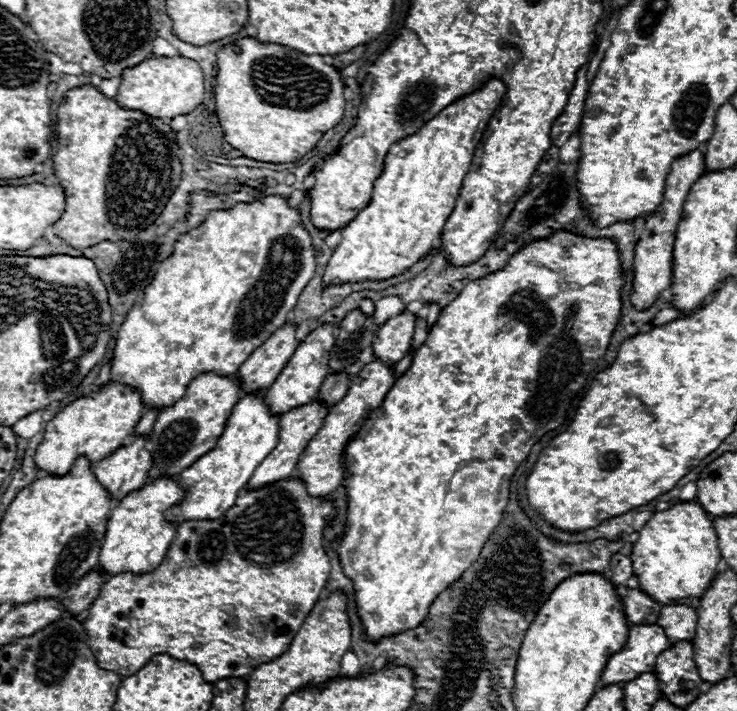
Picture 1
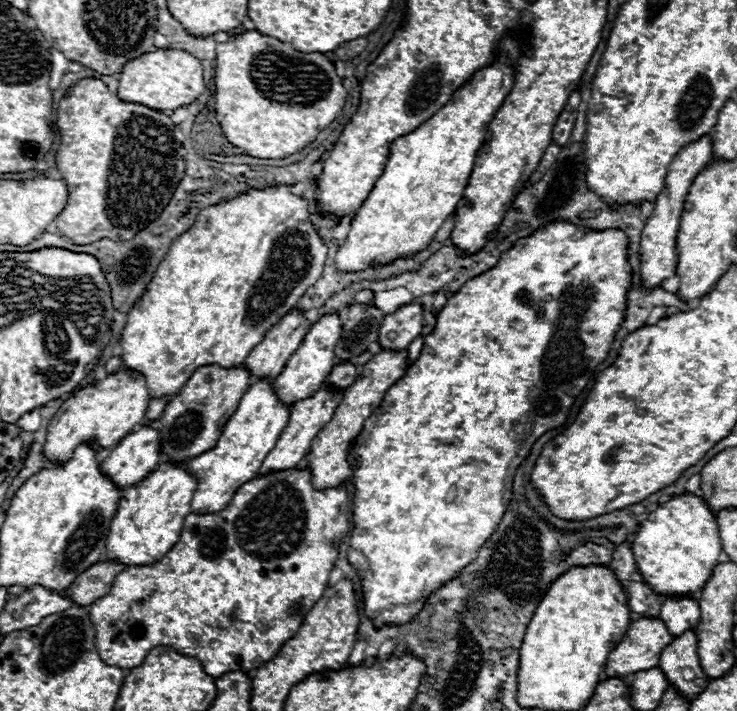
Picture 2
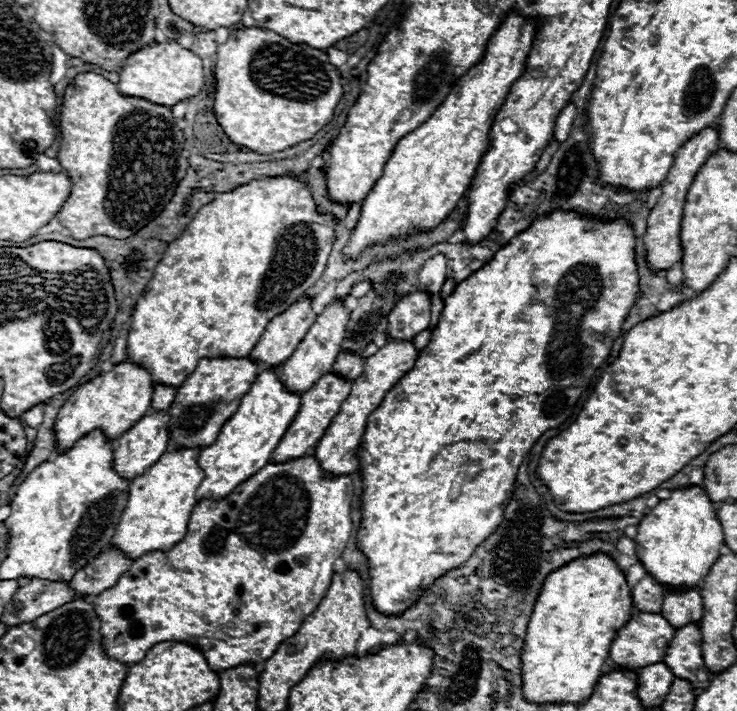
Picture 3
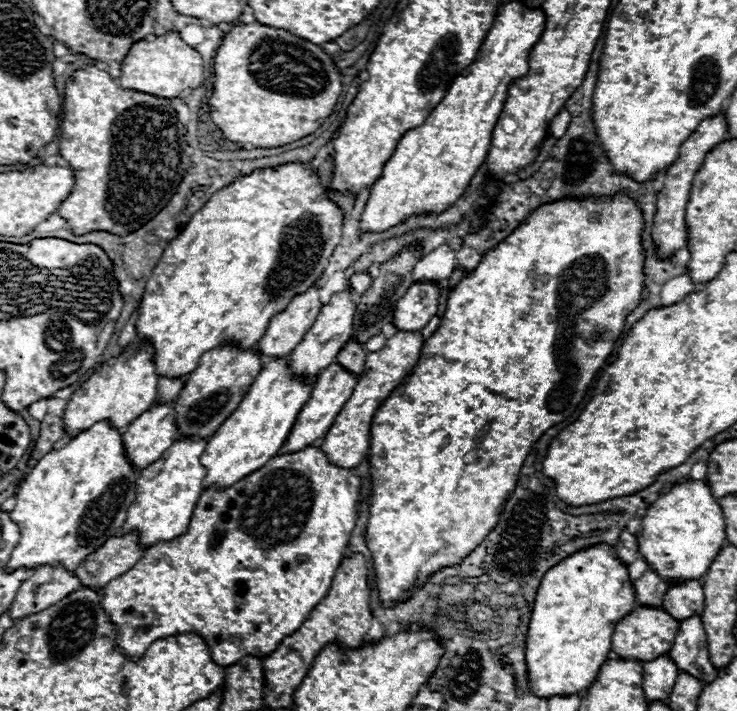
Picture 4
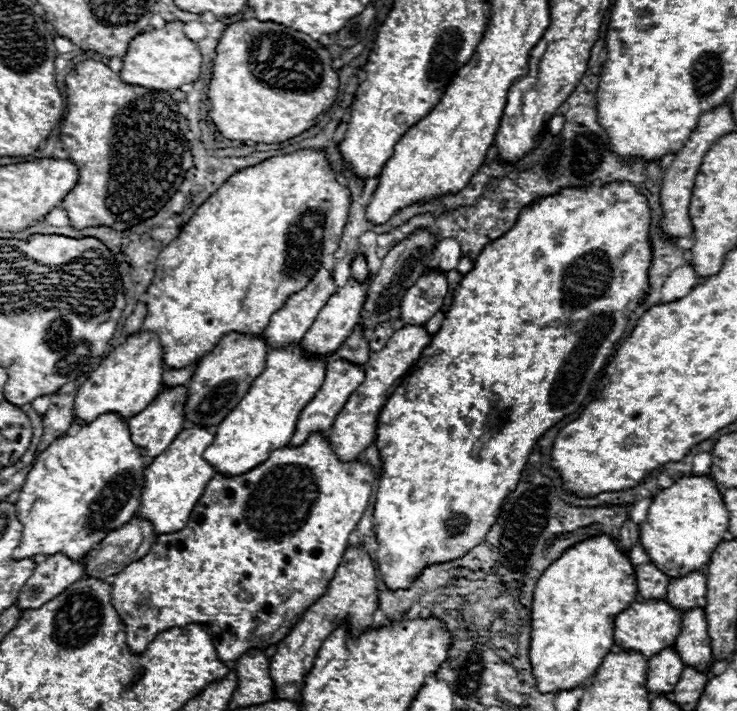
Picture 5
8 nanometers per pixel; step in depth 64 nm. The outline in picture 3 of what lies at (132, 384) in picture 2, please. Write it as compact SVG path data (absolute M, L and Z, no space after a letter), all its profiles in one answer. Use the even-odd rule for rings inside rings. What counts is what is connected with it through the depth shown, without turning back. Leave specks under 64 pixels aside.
M122 362L110 372L94 378L92 382L78 386L76 392L62 404L54 420L54 436L58 450L70 450L80 440L80 436L86 436L96 428L100 428L110 440L120 438L120 434L130 430L150 410L152 394L154 386L148 370L130 362Z

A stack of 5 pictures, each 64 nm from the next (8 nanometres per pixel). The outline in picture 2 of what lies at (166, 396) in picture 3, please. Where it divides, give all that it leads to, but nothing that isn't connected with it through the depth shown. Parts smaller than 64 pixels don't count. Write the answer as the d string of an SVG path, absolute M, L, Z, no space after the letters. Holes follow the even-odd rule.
M160 398L160 400L150 400L148 402L148 410L146 410L146 414L144 414L144 422L156 422L160 416L162 416L162 412L164 412L164 406L166 406L166 402L168 402L168 398Z

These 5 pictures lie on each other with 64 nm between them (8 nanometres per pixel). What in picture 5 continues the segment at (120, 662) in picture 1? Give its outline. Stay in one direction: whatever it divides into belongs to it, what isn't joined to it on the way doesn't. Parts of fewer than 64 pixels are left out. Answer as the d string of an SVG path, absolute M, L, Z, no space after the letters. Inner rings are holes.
M312 434L312 438L308 442L304 442L304 446L298 446L298 448L284 446L284 450L276 450L276 454L272 454L272 458L268 458L268 462L264 462L264 466L256 466L256 470L250 470L248 474L242 474L240 478L216 478L214 476L212 482L208 482L208 486L204 490L204 498L200 498L200 502L196 502L196 510L192 510L192 518L188 520L188 526L184 530L180 530L180 534L170 534L168 538L158 538L144 558L140 558L138 562L130 564L128 568L124 568L122 572L118 572L116 576L110 578L110 582L112 582L110 602L116 608L120 620L126 624L126 646L132 652L140 654L148 648L148 644L156 638L156 634L160 634L164 630L178 628L178 626L182 628L186 624L208 624L212 630L212 642L214 642L218 658L222 662L234 662L244 652L248 652L252 648L266 650L272 644L286 638L290 634L290 630L294 628L296 620L308 610L308 606L312 606L326 592L328 582L334 578L334 572L340 566L340 560L344 556L348 536L352 534L352 530L356 528L358 520L362 518L362 514L366 510L374 480L376 480L376 472L368 464L362 464L358 460L348 462L348 464L338 462L338 458L330 450L330 446L322 434Z

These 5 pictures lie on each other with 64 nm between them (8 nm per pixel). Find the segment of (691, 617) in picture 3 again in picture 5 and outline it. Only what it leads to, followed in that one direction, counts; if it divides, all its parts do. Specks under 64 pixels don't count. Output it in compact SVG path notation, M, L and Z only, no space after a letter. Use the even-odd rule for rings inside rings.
M702 572L688 574L684 578L672 578L668 584L668 594L664 598L670 606L686 614L692 608L706 606L706 578Z

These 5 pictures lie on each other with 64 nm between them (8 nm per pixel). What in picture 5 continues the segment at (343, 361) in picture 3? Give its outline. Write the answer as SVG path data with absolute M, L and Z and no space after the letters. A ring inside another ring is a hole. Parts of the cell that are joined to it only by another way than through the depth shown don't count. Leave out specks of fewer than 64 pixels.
M354 330L340 346L338 350L338 358L346 360L346 362L352 362L356 366L364 366L362 364L362 356L364 356L364 362L368 362L368 356L370 356L370 346L368 346L368 340L364 338L364 334L360 334L360 330Z

